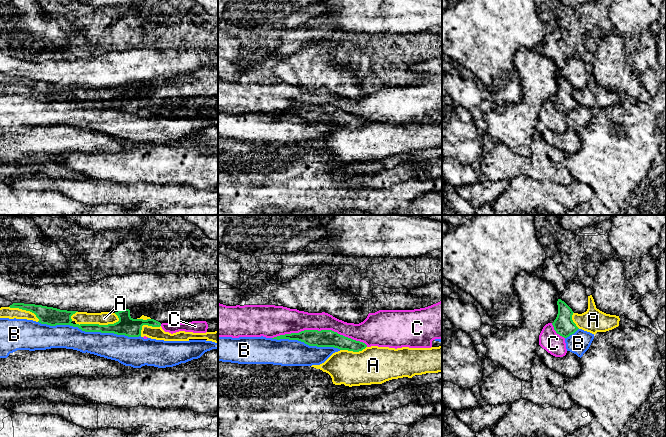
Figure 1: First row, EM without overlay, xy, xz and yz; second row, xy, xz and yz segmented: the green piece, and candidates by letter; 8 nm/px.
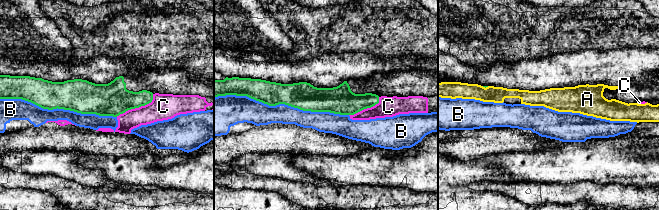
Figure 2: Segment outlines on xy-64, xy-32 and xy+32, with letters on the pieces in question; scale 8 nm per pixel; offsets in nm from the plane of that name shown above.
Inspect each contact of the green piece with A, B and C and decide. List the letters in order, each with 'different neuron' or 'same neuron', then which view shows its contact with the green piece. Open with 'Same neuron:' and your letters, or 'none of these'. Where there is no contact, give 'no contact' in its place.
Same neuron: none of these
A: different neuron | xy
B: different neuron | xy
C: different neuron | xz

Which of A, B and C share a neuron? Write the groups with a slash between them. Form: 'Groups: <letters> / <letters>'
Groups: A / B / C

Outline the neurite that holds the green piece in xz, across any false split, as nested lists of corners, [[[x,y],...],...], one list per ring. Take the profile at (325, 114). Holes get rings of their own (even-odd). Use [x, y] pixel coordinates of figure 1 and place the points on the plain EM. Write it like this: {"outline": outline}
{"outline": [[[304,106],[299,109],[280,111],[272,115],[289,115],[304,118],[309,122],[334,123],[353,128],[362,127],[367,123],[363,118],[353,116],[332,106]]]}

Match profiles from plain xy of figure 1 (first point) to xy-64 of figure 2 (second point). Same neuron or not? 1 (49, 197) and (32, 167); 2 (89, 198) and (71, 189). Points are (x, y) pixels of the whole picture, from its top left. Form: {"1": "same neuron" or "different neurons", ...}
{"1": "different neurons", "2": "same neuron"}

